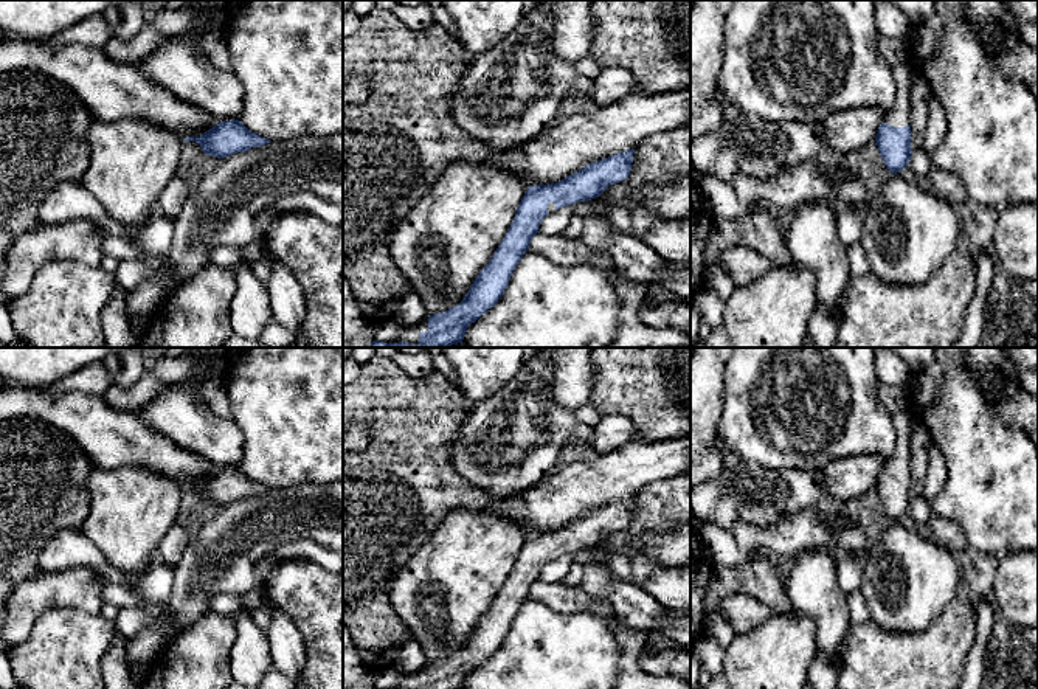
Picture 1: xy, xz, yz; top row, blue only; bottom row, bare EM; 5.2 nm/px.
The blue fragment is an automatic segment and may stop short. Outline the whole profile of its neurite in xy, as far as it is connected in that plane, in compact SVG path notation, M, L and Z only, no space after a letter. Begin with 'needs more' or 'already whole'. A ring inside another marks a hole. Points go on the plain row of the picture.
already whole; M239 467L222 469L203 483L188 484L183 489L195 489L206 503L217 506L270 490L270 487L250 480Z

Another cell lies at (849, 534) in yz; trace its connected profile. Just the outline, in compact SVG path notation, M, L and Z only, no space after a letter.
M825 507L819 515L819 521L835 535L843 552L856 554L866 551L867 543L863 526L846 515L841 507Z

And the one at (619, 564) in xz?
M614 554L607 563L611 574L616 574L621 580L633 582L631 559L625 554Z

